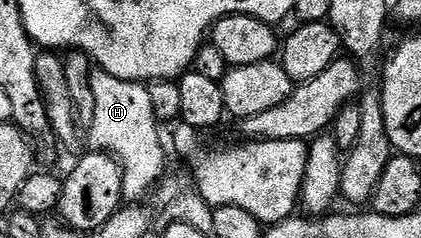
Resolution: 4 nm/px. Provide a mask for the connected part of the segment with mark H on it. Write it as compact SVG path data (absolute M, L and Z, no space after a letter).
M97 70L91 78L91 94L95 94L95 122L87 134L88 147L116 158L123 170L125 200L141 202L165 172L165 148L157 133L159 121L151 110L148 87L144 83L115 78Z

